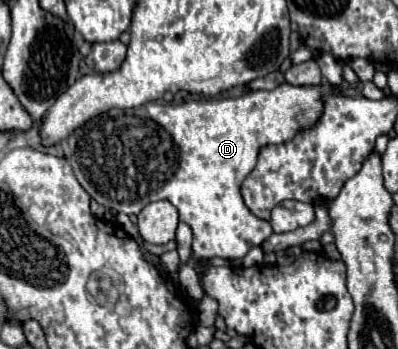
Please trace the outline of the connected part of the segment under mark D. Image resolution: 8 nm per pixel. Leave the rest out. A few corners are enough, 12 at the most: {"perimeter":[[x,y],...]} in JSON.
{"perimeter":[[336,87],[110,109],[68,139],[118,213],[168,199],[192,257],[272,235],[240,183]]}

